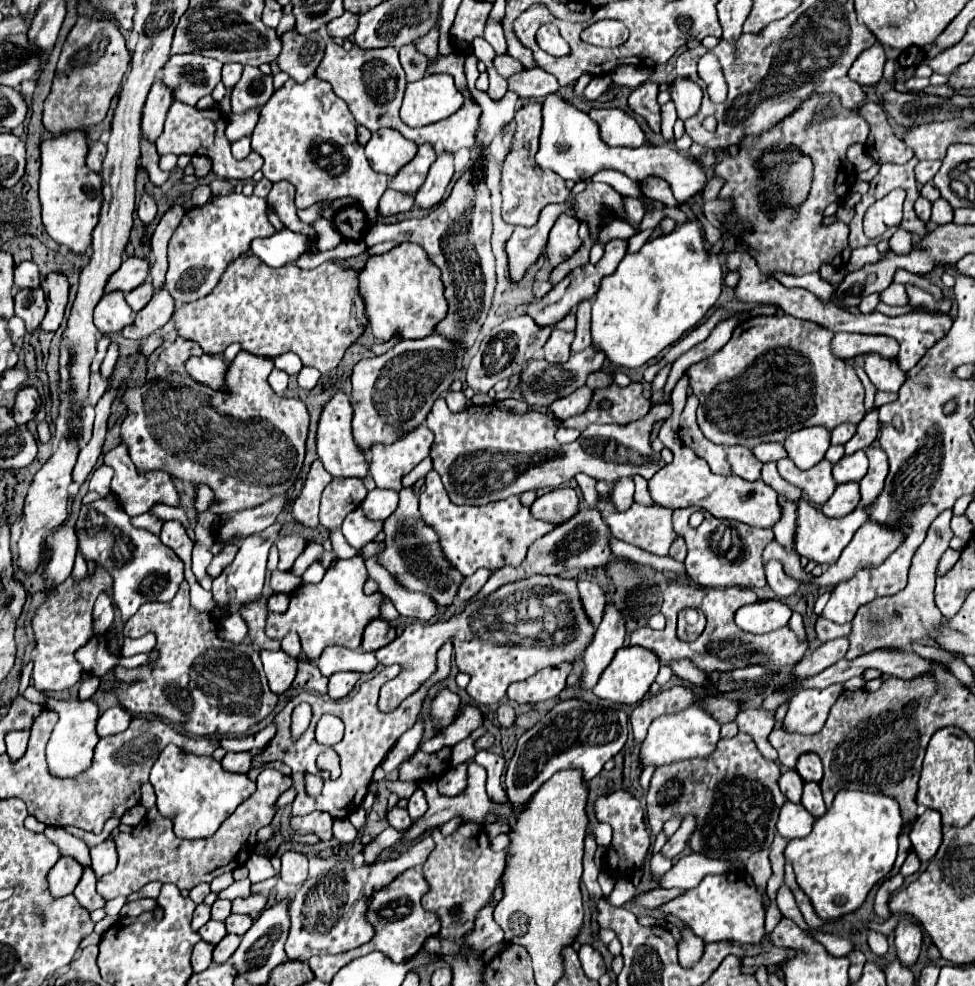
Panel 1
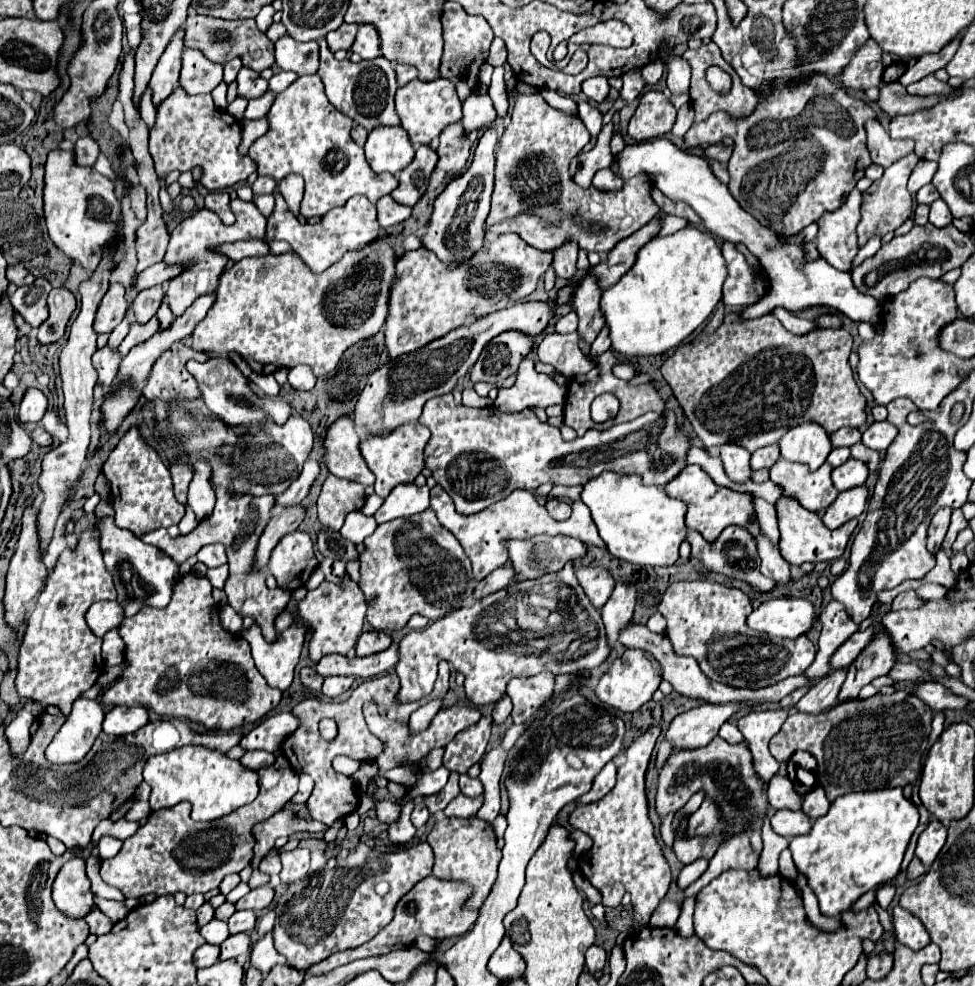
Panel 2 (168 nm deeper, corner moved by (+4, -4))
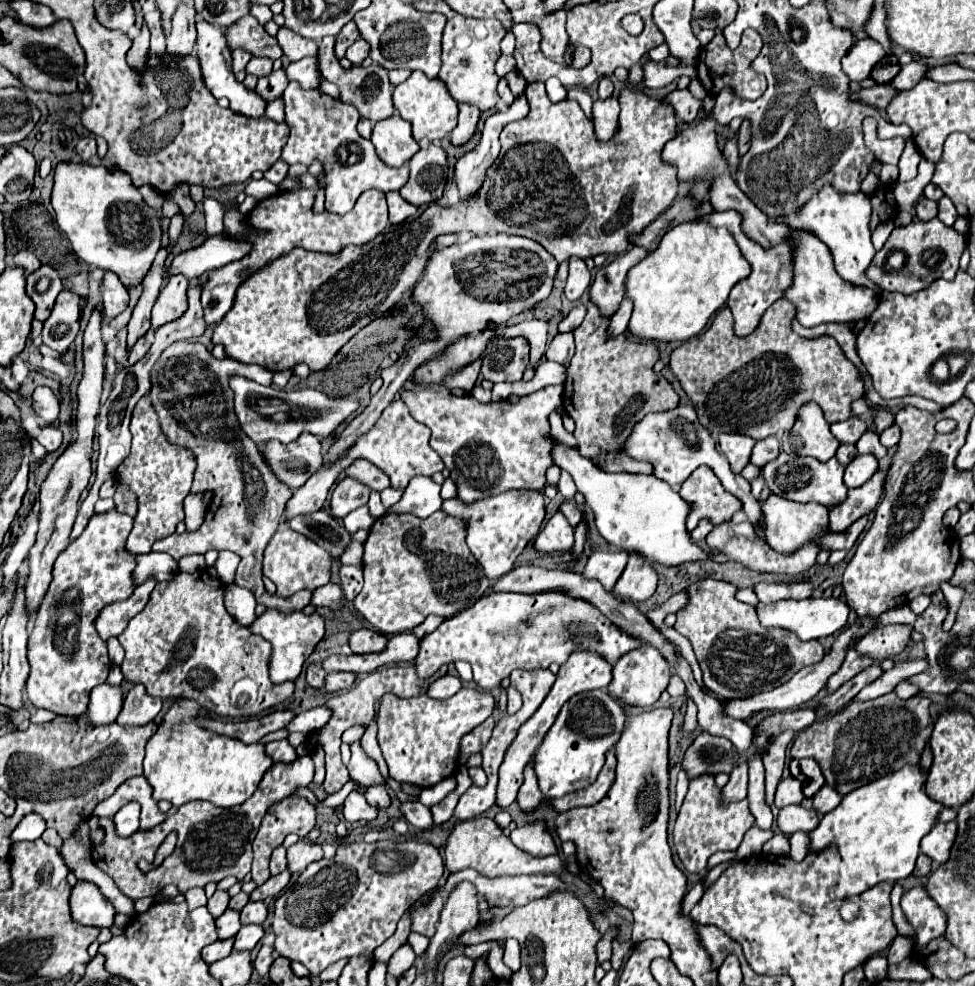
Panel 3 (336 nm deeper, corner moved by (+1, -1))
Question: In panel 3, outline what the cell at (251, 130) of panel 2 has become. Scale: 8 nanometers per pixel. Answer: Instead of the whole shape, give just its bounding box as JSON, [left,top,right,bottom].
[263,98,283,122]

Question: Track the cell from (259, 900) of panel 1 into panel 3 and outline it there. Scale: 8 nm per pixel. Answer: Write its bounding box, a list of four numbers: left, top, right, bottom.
[251,870,291,902]

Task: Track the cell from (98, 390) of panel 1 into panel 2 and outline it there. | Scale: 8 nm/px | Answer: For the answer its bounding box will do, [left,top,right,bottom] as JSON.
[92,347,122,387]

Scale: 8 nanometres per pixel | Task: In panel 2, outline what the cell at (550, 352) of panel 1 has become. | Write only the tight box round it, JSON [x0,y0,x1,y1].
[538,333,592,379]

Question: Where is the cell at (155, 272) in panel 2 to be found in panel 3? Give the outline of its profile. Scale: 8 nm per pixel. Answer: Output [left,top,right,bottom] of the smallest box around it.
[169,234,253,278]

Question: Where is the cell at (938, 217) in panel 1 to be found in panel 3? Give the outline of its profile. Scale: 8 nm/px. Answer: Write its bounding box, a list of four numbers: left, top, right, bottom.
[937,196,957,226]

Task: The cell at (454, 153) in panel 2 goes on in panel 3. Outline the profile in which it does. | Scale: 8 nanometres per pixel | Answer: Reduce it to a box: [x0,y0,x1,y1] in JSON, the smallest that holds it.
[451,104,479,146]

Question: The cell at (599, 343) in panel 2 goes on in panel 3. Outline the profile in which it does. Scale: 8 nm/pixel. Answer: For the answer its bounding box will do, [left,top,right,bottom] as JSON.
[607,298,633,336]

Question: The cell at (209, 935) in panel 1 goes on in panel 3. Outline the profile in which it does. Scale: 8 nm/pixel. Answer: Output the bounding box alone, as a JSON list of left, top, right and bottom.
[215,910,241,940]

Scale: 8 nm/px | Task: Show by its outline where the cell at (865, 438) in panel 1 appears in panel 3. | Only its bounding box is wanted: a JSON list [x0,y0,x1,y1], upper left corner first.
[879,424,901,448]

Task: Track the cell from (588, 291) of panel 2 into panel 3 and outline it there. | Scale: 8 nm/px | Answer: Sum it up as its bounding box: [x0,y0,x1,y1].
[589,248,647,318]

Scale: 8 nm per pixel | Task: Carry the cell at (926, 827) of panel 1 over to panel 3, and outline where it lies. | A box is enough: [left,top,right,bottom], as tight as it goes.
[921,822,957,864]

